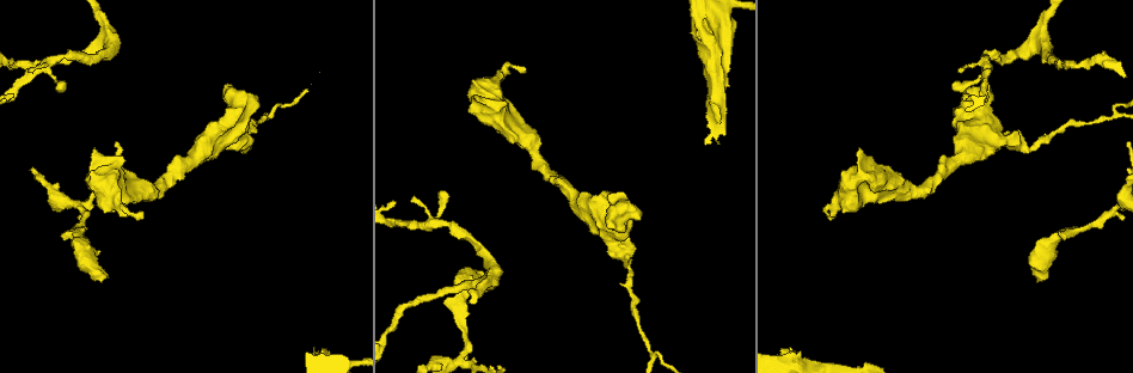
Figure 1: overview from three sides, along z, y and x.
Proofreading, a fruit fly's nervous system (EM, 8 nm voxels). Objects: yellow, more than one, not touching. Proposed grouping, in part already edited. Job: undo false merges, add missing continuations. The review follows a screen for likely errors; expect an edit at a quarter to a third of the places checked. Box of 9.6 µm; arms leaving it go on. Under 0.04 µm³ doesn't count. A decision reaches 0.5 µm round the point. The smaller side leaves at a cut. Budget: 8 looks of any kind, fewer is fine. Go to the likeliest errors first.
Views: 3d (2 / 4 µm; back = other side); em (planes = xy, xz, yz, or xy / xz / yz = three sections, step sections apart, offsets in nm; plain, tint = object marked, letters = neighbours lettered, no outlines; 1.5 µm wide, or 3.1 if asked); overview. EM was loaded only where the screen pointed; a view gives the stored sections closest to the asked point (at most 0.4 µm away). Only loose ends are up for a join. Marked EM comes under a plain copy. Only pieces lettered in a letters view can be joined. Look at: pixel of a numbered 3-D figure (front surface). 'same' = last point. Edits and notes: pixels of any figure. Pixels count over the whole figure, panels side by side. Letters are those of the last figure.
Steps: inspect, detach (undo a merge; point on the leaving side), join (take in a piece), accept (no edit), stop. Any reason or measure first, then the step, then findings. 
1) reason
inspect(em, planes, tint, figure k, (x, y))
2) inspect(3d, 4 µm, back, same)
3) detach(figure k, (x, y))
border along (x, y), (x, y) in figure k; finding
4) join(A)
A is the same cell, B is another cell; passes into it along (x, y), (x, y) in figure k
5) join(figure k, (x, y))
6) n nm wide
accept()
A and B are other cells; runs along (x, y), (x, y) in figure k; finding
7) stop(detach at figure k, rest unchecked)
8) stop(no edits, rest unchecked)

stops while still wide
inspect(3d, 4 µm, figure 1, (323, 348))

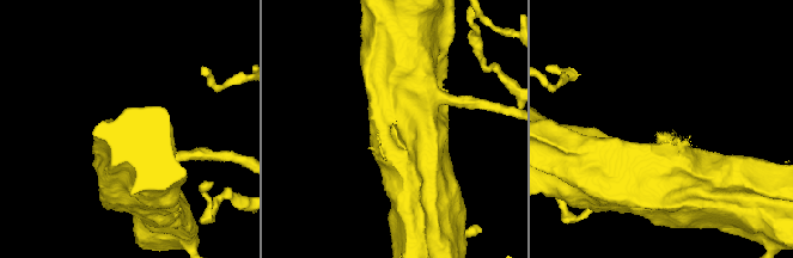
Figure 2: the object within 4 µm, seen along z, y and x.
inspect(em, planes, letters, figure 2, (398, 141))

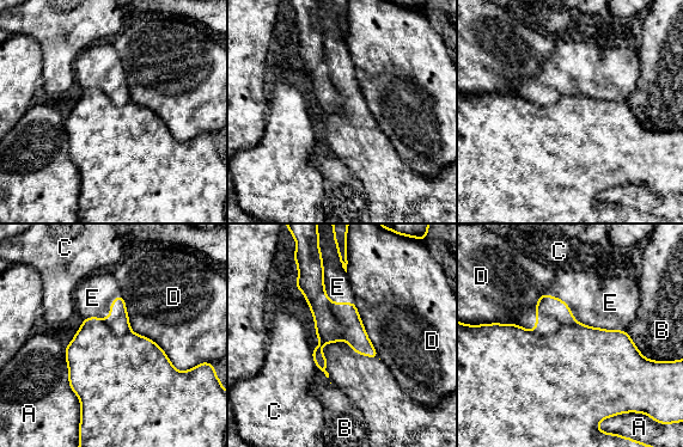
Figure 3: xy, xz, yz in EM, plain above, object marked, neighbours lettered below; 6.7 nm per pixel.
accept()
A, B, C, D and E are other cells; border along (121, 293), (177, 369), (206, 362) in figure 3; none of them fits

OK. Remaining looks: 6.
stops while still wide
inspect(em, yz, step 8, letters, figure 1, (256, 96))

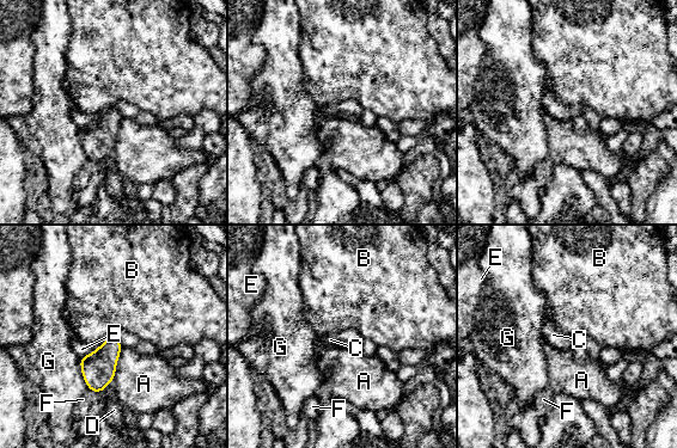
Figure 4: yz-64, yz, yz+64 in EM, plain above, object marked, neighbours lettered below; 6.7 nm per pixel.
cut it another way
inspect(em, planes, letters, same)

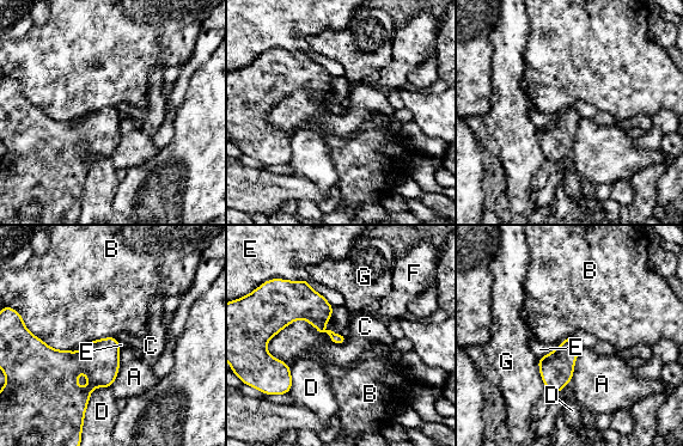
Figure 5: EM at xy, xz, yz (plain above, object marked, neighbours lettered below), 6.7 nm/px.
accept()
A, B, C, D, E, F and G are other cells; border along (346, 335), (294, 319), (266, 350) in figure 5; none of them fits

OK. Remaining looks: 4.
free end
inspect(3d, 2 µm, back, figure 1, (92, 149))

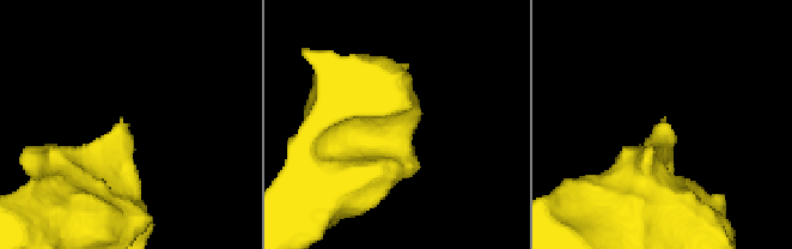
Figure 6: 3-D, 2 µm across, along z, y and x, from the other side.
inspect(em, planes, letters, figure 6, (665, 123))

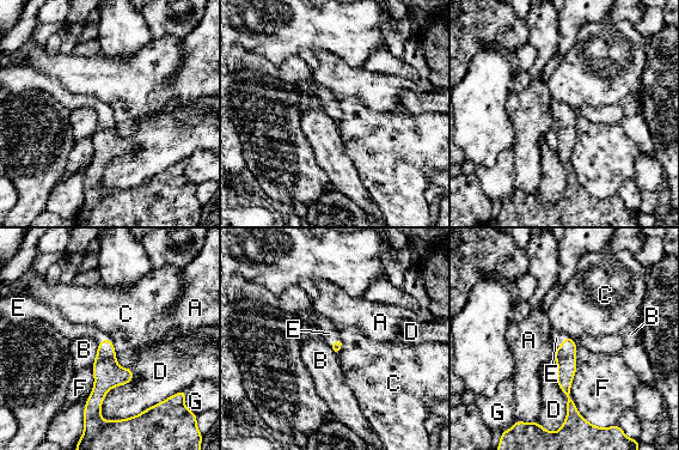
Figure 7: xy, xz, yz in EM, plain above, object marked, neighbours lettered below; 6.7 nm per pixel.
join(E)
E is the same cell, A, B, C, D, F and G are other cells; passes into it along (566, 356), (561, 344), (556, 338) in figure 7; the neuron continues

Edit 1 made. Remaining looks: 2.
stop(join at figure 7, rest unchecked)

